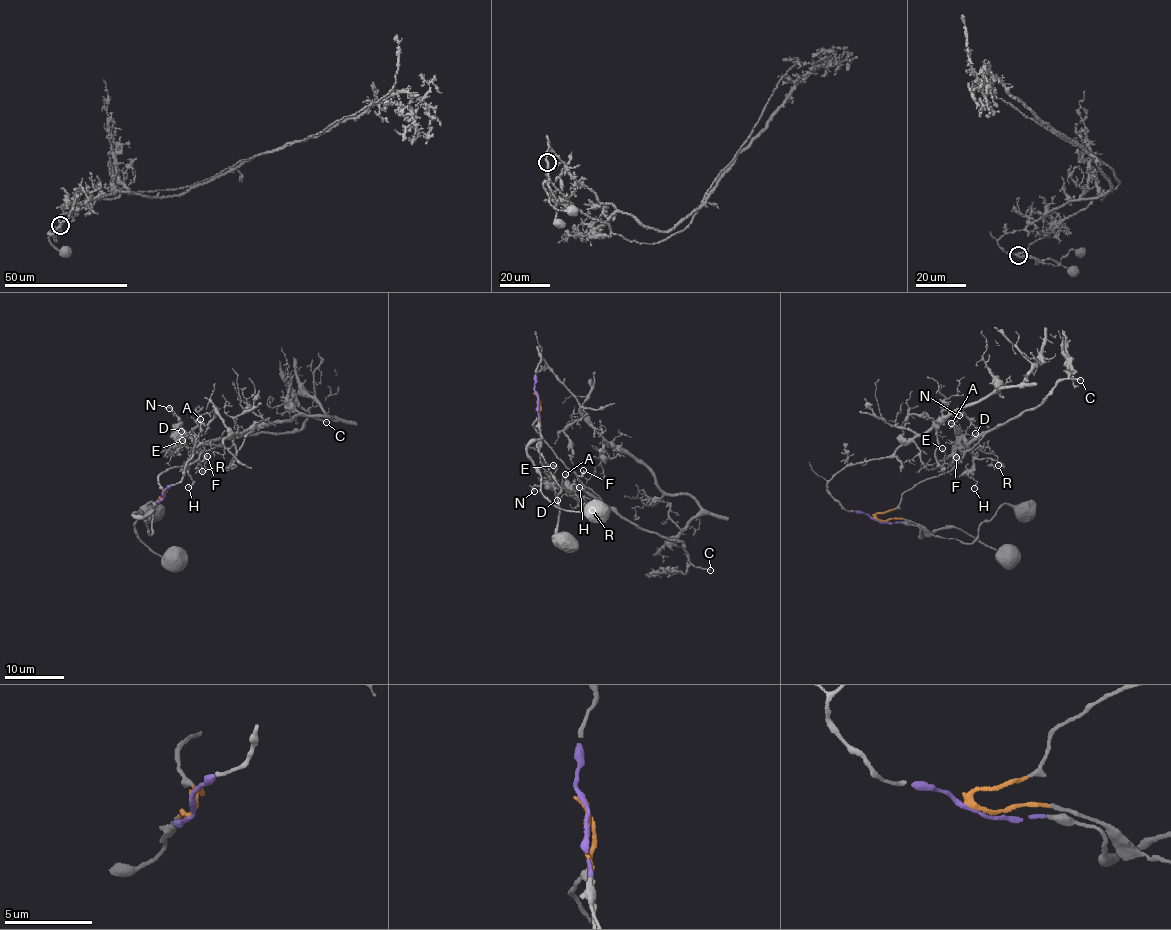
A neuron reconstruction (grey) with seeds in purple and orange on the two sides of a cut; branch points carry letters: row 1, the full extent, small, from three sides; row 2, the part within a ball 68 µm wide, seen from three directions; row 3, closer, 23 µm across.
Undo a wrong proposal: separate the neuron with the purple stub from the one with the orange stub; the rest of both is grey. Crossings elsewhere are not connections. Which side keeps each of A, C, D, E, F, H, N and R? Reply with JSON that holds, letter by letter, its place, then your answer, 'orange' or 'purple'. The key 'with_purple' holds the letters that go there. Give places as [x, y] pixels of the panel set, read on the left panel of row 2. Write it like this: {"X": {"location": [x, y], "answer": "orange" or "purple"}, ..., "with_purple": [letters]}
{"A": {"location": [200, 419], "answer": "orange"}, "C": {"location": [326, 422], "answer": "orange"}, "D": {"location": [181, 431], "answer": "orange"}, "E": {"location": [182, 440], "answer": "orange"}, "F": {"location": [207, 456], "answer": "orange"}, "H": {"location": [188, 487], "answer": "orange"}, "N": {"location": [169, 408], "answer": "orange"}, "R": {"location": [202, 471], "answer": "orange"}, "with_purple": []}

